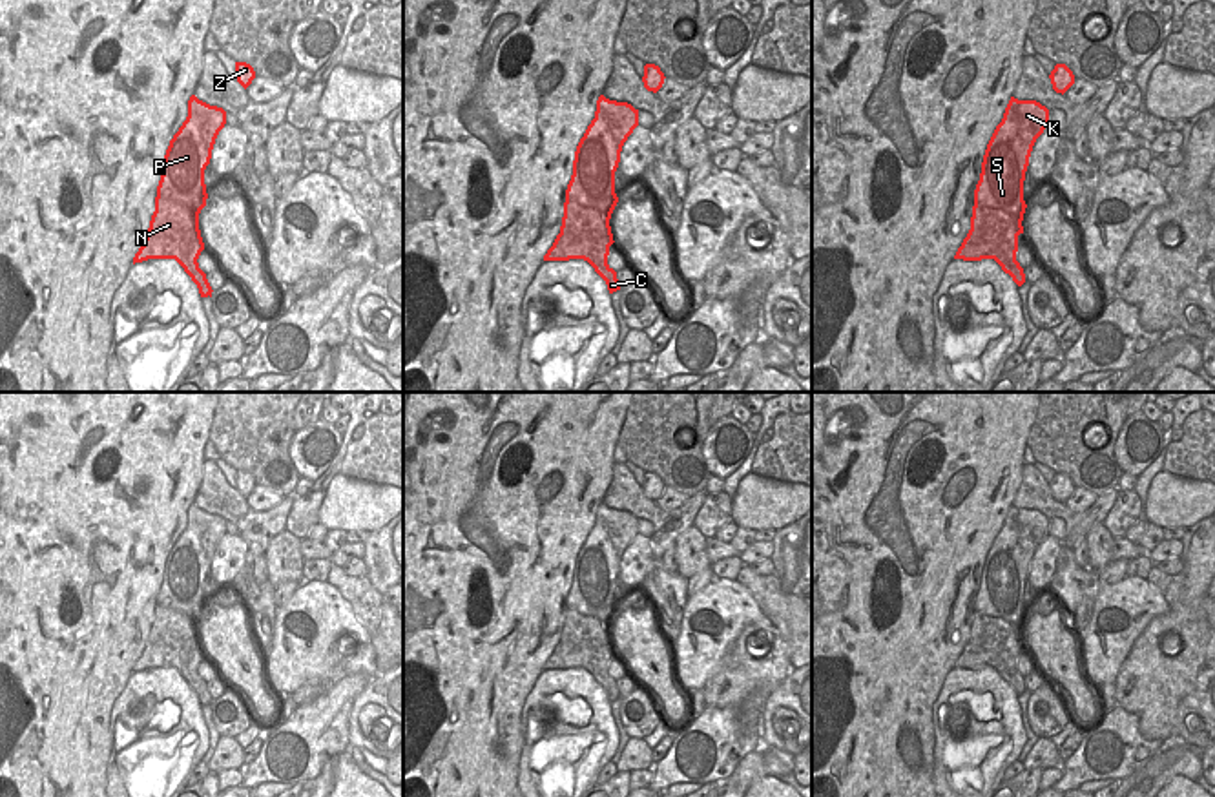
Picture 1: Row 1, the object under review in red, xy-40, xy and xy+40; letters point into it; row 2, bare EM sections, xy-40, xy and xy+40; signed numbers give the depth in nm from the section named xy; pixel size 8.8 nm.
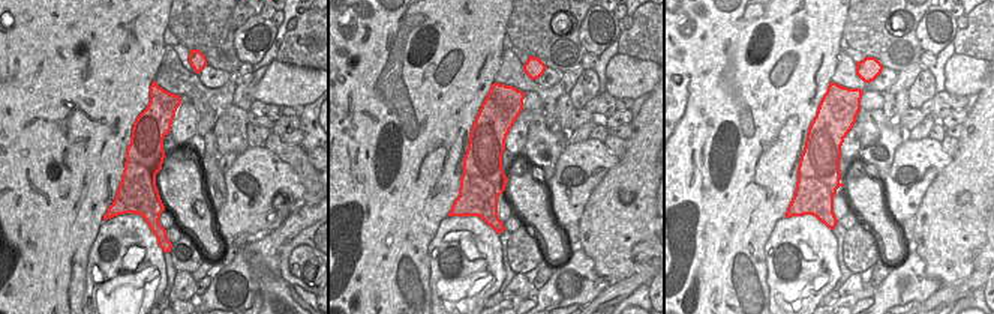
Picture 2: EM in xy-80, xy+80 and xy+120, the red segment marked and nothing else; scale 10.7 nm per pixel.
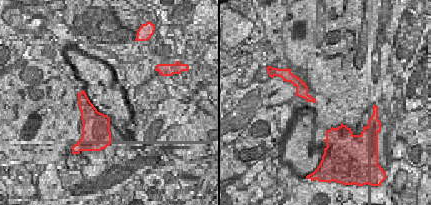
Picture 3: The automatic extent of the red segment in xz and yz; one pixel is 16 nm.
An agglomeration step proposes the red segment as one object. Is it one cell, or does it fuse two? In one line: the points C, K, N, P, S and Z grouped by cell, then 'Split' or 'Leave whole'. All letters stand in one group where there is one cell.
Groups: C N / K P S Z. Split.

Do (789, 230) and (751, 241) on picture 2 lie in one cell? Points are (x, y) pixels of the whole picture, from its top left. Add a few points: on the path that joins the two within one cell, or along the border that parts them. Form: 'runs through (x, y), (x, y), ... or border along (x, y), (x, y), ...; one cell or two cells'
border along (784, 215), (777, 221), (765, 244), (768, 272); two cells

